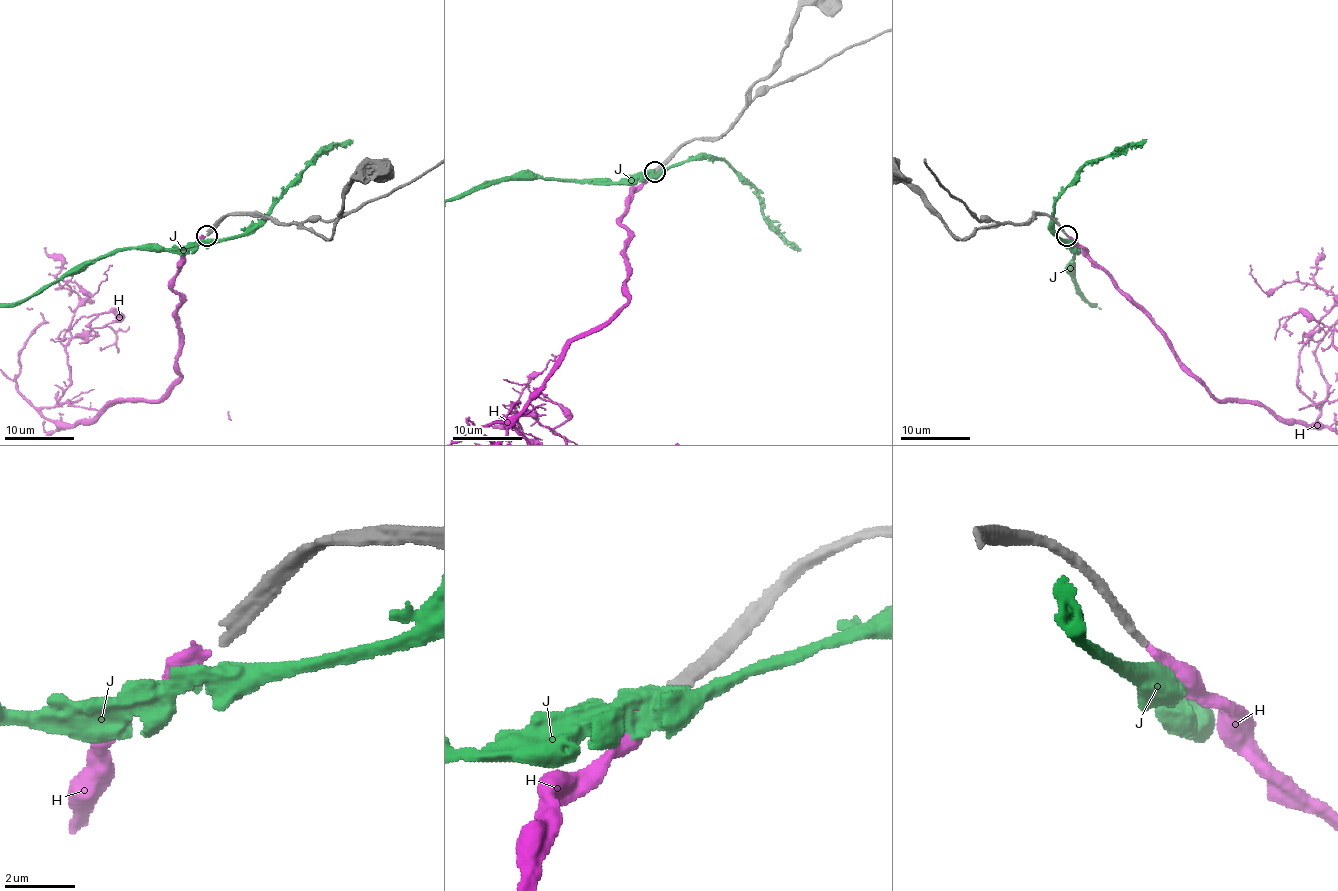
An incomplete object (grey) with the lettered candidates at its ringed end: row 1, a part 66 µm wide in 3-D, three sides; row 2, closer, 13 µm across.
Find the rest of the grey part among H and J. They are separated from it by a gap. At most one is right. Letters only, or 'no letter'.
H

